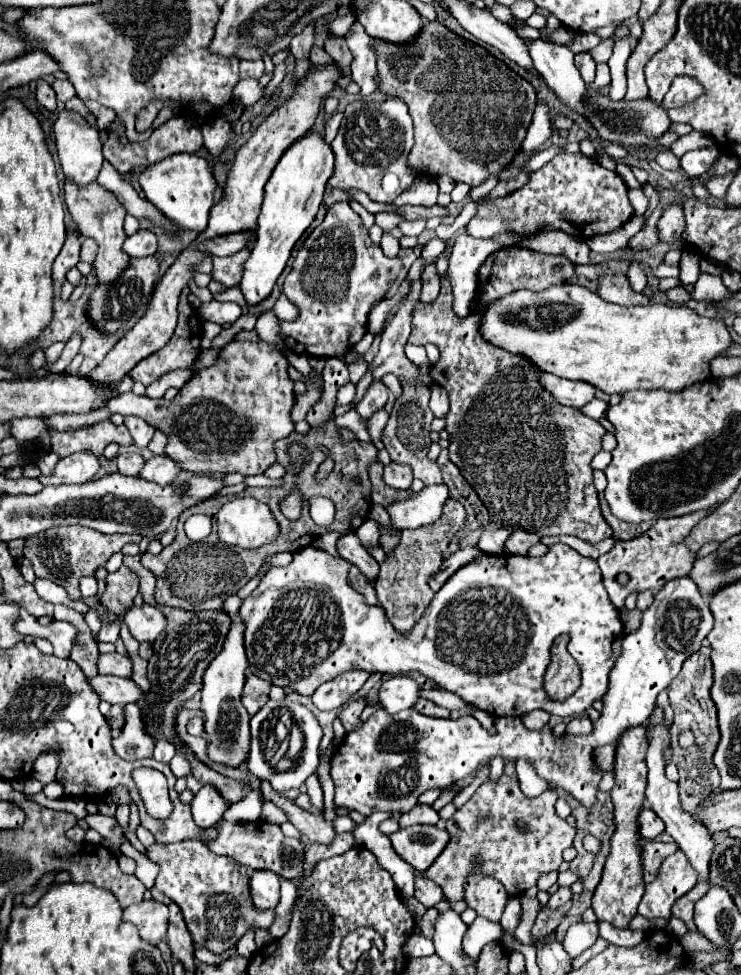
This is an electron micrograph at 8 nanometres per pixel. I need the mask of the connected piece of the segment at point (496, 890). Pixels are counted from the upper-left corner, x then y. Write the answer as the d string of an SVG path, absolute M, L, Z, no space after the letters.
M475 860L475 868L463 888L465 888L463 900L469 908L473 908L477 912L477 916L483 916L493 922L501 920L501 914L505 910L509 894L505 892L503 884L481 874L479 860Z

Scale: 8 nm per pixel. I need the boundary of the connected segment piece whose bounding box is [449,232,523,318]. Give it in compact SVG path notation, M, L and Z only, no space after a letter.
M467 232L457 236L449 258L449 282L453 288L453 312L463 318L469 314L469 302L477 294L479 268L489 254L497 252L501 246L513 246L521 242L521 236L501 234L491 240L471 238Z

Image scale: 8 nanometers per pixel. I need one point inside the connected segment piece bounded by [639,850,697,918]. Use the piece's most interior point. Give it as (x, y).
(676, 877)

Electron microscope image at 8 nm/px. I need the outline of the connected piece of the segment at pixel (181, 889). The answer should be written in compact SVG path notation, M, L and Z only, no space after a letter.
M181 840L165 846L153 844L145 854L151 862L159 864L155 888L181 908L193 940L213 954L235 948L249 928L267 930L271 926L275 912L255 910L249 892L249 872L241 864L235 864L235 860L213 854L199 840Z

